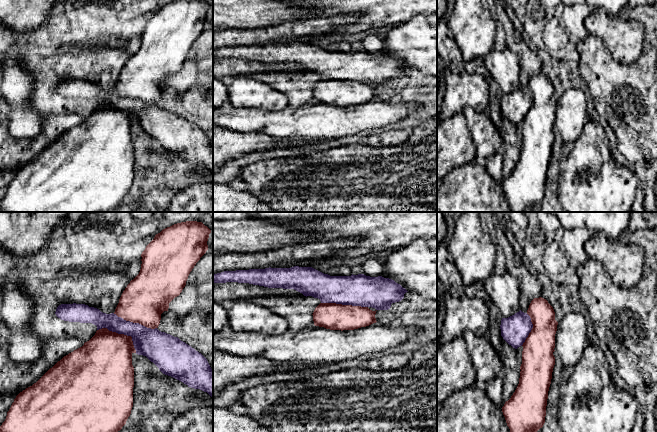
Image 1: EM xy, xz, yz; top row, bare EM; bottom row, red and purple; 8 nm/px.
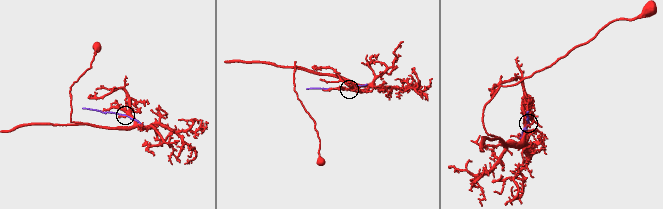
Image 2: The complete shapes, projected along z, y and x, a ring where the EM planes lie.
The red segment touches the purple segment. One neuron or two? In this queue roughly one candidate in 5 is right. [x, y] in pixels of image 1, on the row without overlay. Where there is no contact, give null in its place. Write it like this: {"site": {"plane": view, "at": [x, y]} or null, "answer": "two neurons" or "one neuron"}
{"site": {"plane": "xy", "at": [122, 110]}, "answer": "two neurons"}

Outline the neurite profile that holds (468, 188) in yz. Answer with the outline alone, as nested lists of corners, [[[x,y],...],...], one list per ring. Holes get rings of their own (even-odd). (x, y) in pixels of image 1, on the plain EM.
[[[475,161],[437,181],[437,212],[511,212],[502,184]]]

